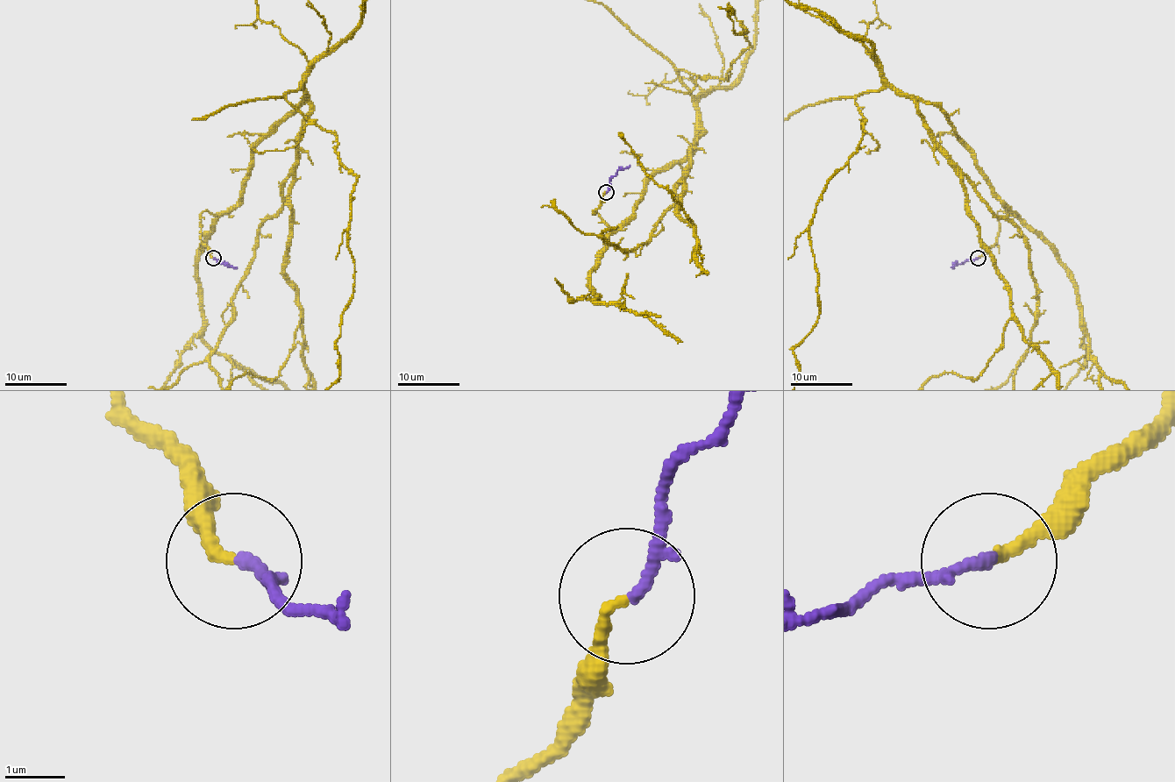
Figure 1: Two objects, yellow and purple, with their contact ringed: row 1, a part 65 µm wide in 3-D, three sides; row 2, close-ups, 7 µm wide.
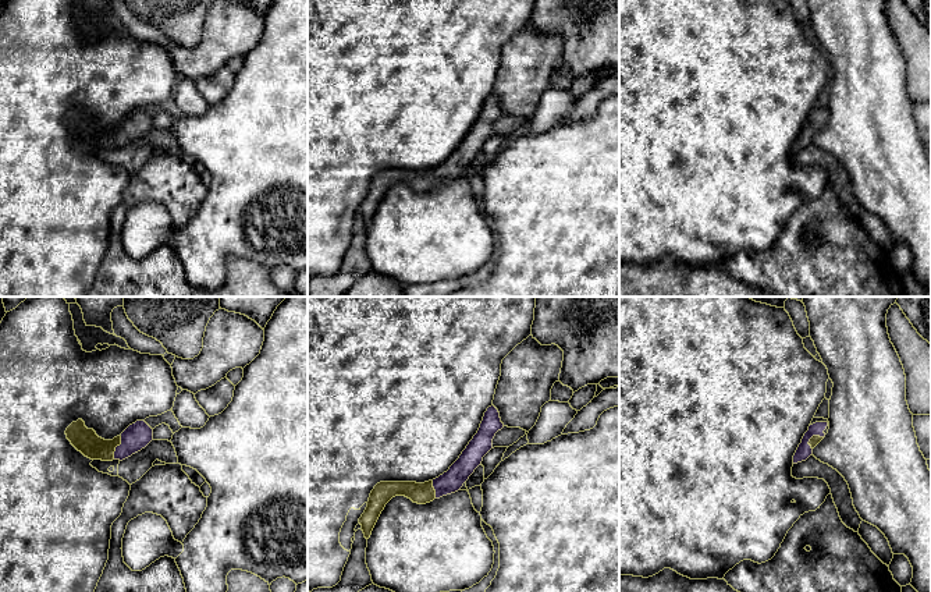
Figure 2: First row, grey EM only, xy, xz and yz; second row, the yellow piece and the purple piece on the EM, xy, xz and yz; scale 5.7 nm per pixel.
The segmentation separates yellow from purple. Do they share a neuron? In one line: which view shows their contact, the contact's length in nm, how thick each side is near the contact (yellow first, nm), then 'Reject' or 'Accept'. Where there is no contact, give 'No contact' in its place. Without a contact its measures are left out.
Touches yellow in xy. Shared border 140 nm. Thickness 140 nm (yellow) against 160 nm. Accept

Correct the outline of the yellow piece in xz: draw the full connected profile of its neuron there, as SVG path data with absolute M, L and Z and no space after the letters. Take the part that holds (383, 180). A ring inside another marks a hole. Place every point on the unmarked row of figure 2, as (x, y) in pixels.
M491 93L484 100L477 121L469 130L459 146L449 155L447 160L438 166L424 170L380 170L370 181L367 195L359 212L365 226L369 227L372 219L384 198L385 192L395 184L405 184L413 191L426 192L434 187L461 178L463 171L482 152L483 145L493 137L493 127L498 118L504 116L498 98Z

